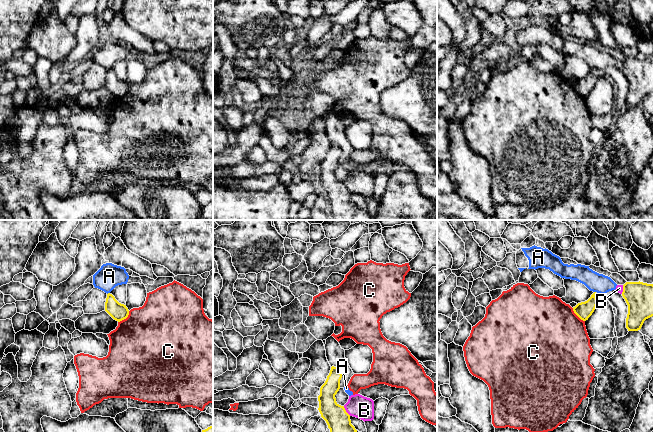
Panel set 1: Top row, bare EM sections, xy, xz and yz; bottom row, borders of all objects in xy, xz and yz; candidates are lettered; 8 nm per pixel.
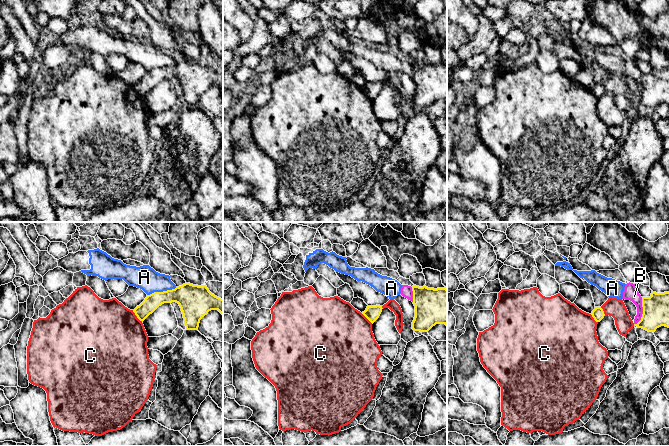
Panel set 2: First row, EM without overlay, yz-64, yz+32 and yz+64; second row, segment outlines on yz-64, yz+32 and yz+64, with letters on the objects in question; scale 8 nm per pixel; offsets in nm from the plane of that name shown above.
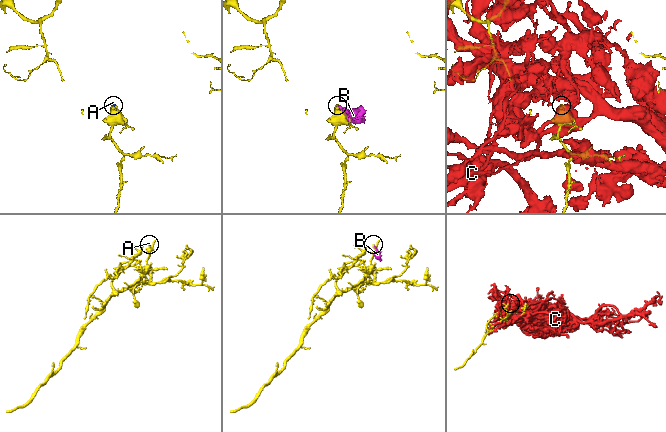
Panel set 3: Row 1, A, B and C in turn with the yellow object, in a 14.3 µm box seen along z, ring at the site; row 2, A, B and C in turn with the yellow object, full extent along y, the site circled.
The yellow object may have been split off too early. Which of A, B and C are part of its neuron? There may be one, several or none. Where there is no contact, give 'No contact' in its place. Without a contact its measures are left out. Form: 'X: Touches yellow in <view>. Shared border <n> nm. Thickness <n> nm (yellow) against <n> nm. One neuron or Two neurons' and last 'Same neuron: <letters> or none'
A: Touches yellow in xy. Shared border 30 nm. Thickness 140 nm (yellow) against 200 nm. Two neurons
B: Touches yellow in xz. Shared border 100 nm. Thickness 190 nm (yellow) against 180 nm. Two neurons
C: Touches yellow in xy. Shared border 130 nm. Thickness 140 nm (yellow) against 500 nm. Two neurons
Same neuron: none

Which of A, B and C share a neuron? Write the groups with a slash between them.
A B / C

